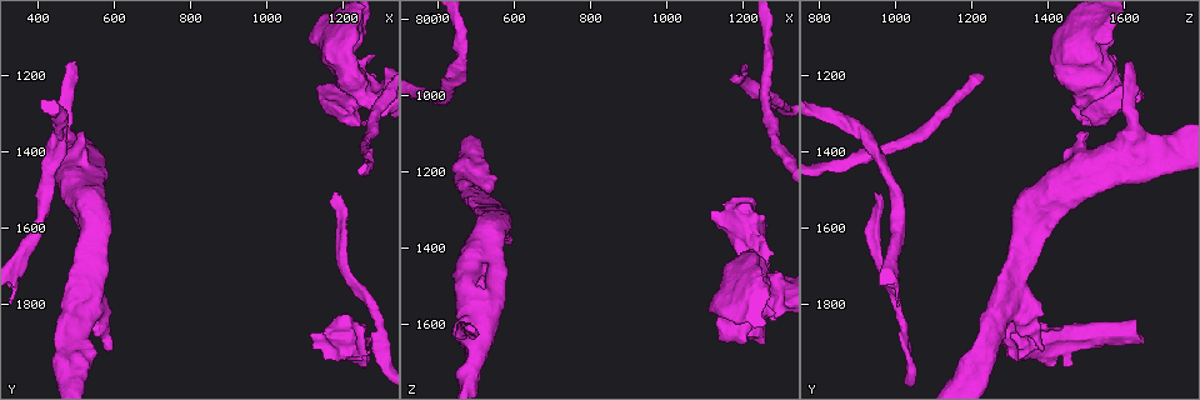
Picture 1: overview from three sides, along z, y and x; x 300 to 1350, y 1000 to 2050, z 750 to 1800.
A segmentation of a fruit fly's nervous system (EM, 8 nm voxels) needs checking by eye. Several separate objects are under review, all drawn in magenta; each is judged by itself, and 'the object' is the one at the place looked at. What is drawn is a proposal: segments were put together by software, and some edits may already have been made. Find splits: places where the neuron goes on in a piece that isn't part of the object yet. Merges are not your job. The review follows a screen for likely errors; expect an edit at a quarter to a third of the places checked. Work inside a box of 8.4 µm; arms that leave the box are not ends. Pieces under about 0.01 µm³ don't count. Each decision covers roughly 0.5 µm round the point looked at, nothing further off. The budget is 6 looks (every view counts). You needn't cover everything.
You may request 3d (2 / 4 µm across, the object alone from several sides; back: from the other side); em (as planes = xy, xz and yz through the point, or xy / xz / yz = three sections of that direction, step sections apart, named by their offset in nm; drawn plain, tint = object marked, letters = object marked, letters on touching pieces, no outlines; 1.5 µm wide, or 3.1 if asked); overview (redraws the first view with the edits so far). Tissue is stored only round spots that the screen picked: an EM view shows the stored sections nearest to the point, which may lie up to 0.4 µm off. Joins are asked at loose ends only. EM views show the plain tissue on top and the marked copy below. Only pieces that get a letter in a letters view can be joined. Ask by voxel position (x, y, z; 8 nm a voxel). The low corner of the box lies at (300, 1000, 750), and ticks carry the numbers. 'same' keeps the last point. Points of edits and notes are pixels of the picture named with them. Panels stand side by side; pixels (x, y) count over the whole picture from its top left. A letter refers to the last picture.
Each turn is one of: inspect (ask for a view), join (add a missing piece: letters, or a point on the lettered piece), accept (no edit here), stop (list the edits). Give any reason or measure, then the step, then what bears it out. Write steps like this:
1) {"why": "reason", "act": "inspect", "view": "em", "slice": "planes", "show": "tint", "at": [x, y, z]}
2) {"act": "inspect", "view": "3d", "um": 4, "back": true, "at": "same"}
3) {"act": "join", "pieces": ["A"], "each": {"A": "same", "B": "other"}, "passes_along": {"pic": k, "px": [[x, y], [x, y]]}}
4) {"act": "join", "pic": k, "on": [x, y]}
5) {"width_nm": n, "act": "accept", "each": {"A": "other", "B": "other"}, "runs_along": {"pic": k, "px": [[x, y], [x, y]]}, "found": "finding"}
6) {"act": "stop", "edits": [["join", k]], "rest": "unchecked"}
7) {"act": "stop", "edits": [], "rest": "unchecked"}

{"why": "stops while still wide", "act": "inspect", "view": "em", "slice": "planes", "show": "letters", "at": [1285, 1150, 1575]}

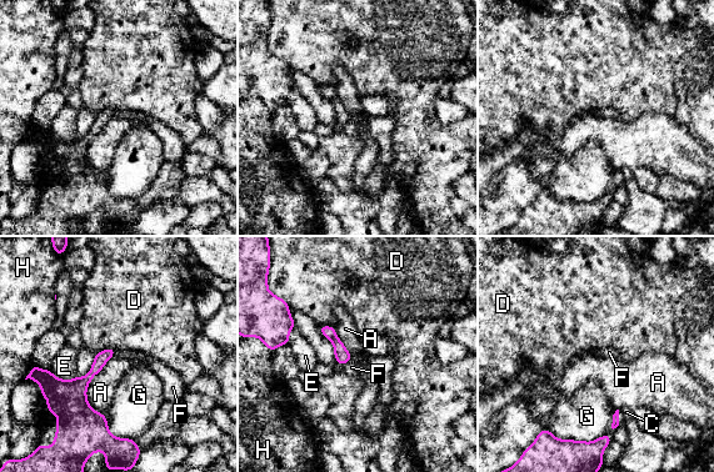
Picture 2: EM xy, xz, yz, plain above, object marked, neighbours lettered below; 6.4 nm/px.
{"act": "accept", "each": {"A": "other", "C": "other", "D": "other", "E": "other", "F": "other", "G": "other", "H": "other"}, "runs_along": {"pic": 2, "px": [[45, 372], [104, 430]]}, "found": "none of them fits"}

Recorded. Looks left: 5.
{"why": "free end", "act": "inspect", "view": "3d", "um": 4, "at": [1115, 1875, 1300]}

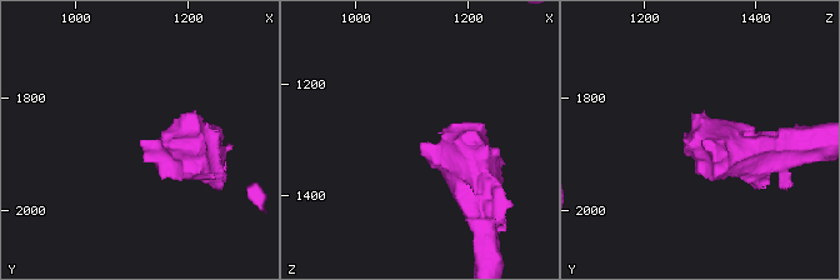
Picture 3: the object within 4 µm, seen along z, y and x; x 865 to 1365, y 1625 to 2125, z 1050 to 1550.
{"why": "now the EM", "act": "inspect", "view": "em", "um": 3.1, "slice": "xz", "step": 16, "show": "tint", "at": [1120, 1870, 1305]}

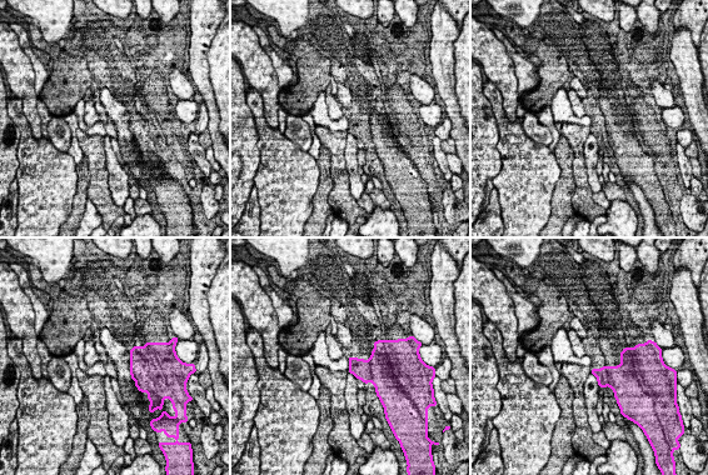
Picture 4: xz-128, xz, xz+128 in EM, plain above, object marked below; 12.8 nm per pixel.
{"why": "cut it another way", "act": "inspect", "view": "em", "um": 3.1, "slice": "planes", "show": "letters", "at": "same"}

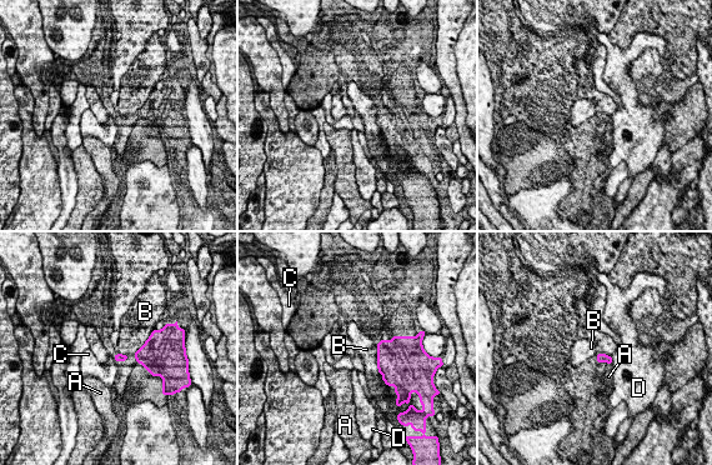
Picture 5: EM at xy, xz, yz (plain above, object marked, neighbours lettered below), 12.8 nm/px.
{"act": "accept", "each": {"A": "other", "B": "other", "C": "other", "D": "other"}, "border": {"pic": 5, "px": [[376, 346], [376, 368], [379, 373]]}, "found": "none of them fits"}

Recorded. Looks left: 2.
{"act": "inspect", "view": "3d", "um": 4, "back": true, "at": [1185, 1515, 940]}

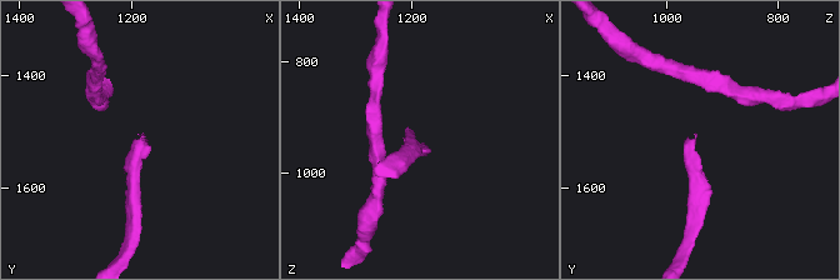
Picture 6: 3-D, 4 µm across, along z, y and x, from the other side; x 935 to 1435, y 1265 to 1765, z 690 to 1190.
{"why": "now the EM", "act": "inspect", "view": "em", "slice": "planes", "show": "letters", "at": [1180, 1505, 950]}

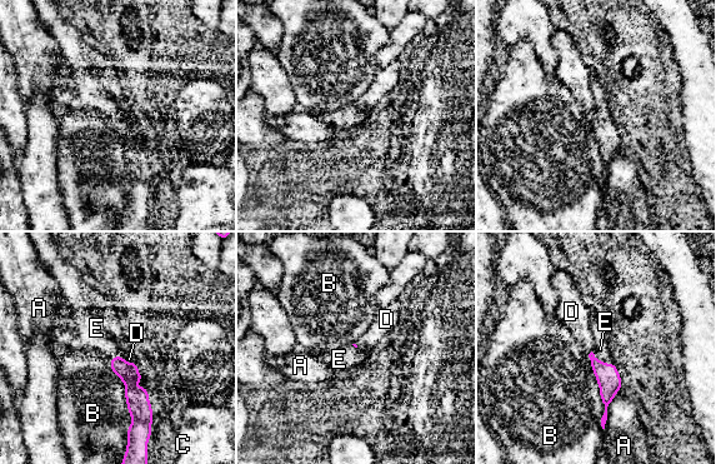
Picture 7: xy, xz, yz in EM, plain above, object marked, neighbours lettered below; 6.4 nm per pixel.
{"act": "join", "pieces": ["E"], "each": {"A": "other", "B": "other", "C": "other", "D": "other", "E": "same"}, "passes_along": {"pic": 7, "px": [[609, 380], [601, 362], [600, 349]]}, "found": "the neuron continues"}

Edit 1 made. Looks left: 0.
{"act": "stop", "edits": [["join", 7]], "rest": "unchecked"}

